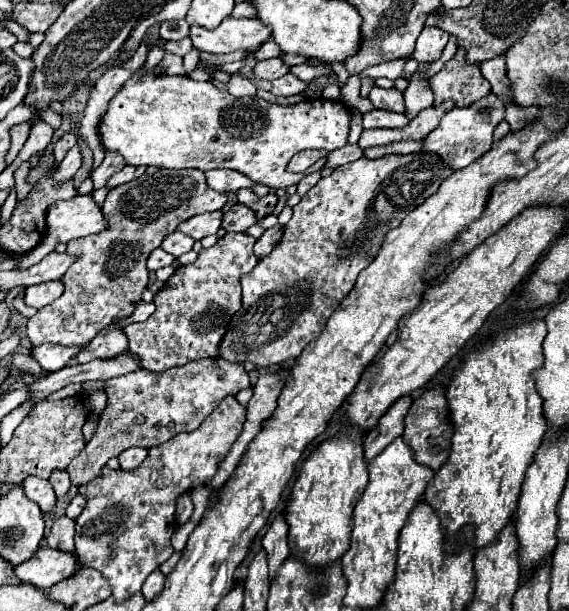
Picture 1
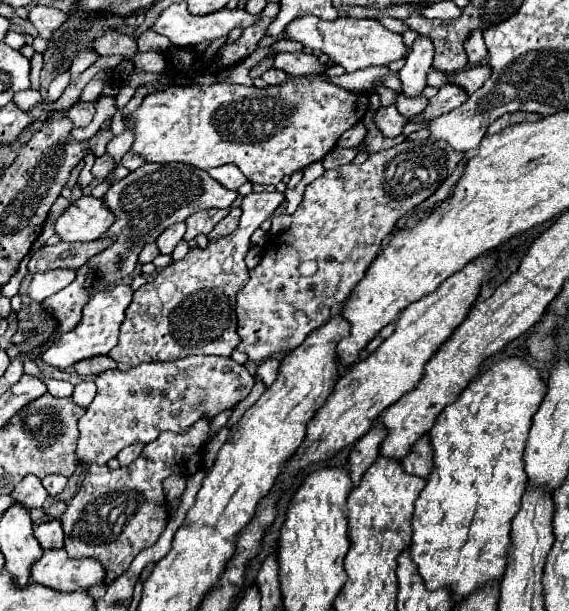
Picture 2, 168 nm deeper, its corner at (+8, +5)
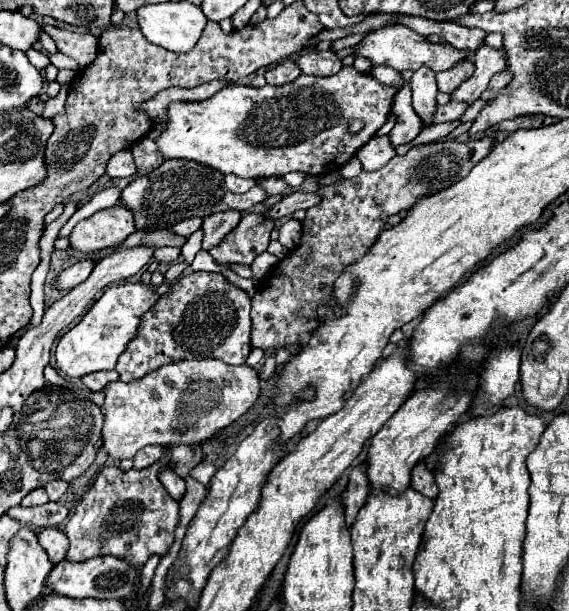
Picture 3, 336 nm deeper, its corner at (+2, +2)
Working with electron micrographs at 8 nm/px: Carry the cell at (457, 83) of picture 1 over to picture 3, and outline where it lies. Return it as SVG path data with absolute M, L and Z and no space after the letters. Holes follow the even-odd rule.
M504 71L504 73L498 73L498 75L494 75L492 79L490 79L490 85L488 85L488 89L482 93L482 99L484 101L490 101L490 99L494 99L508 83L512 81L512 71Z

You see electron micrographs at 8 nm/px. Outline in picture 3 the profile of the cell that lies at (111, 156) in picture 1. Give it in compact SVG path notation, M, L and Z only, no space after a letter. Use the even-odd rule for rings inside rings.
M130 149L116 153L106 167L108 177L132 177L134 173L136 173L136 163L134 163Z

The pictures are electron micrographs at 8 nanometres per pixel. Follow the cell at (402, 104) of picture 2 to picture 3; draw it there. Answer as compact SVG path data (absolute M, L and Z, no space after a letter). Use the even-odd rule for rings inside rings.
M450 101L448 105L438 105L438 109L436 109L438 121L436 123L442 123L442 121L460 121L460 117L464 115L464 111L468 107L470 105L464 103L464 101Z

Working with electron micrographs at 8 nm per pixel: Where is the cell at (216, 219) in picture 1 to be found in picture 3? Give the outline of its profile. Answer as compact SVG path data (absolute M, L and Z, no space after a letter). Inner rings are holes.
M222 211L222 213L214 213L210 217L204 217L202 249L210 251L212 247L216 247L230 231L234 231L234 227L240 223L240 219L242 219L240 211Z

